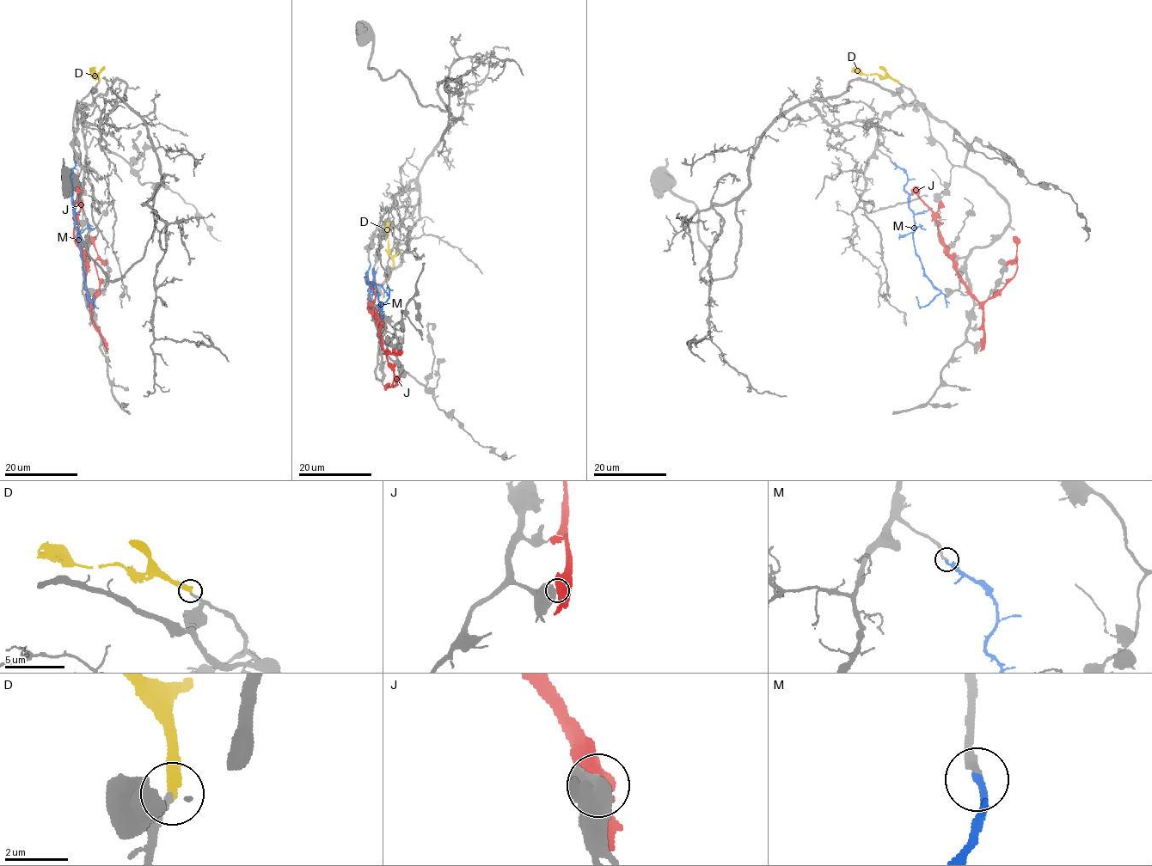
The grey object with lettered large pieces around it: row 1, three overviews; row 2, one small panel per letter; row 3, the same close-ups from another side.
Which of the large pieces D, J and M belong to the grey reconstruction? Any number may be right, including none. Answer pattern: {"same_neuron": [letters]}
{"same_neuron": ["M"]}

